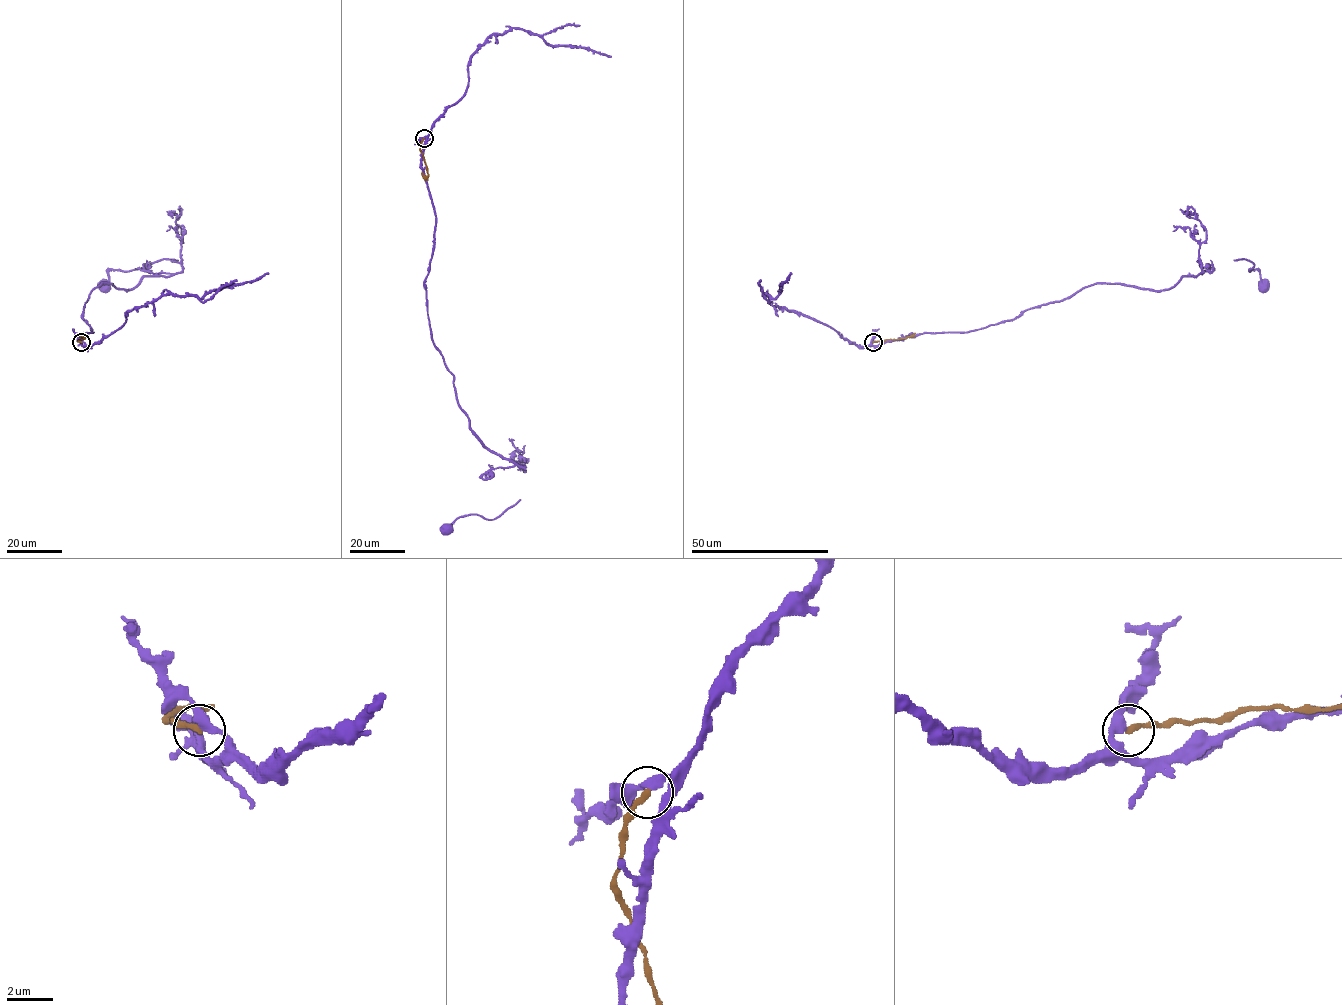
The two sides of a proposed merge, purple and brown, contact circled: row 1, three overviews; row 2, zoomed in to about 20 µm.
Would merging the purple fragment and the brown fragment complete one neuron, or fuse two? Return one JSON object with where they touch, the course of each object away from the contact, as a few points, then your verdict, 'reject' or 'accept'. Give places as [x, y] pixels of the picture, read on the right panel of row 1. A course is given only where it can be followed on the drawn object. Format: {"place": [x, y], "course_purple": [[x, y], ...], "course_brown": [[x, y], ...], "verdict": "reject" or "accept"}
{"place": [873, 342], "course_purple": [[872, 342], [982, 329], [1095, 283], [1171, 289], [1202, 264], [1248, 260], [1262, 285]], "course_brown": [[873, 342], [906, 337]], "verdict": "reject"}

